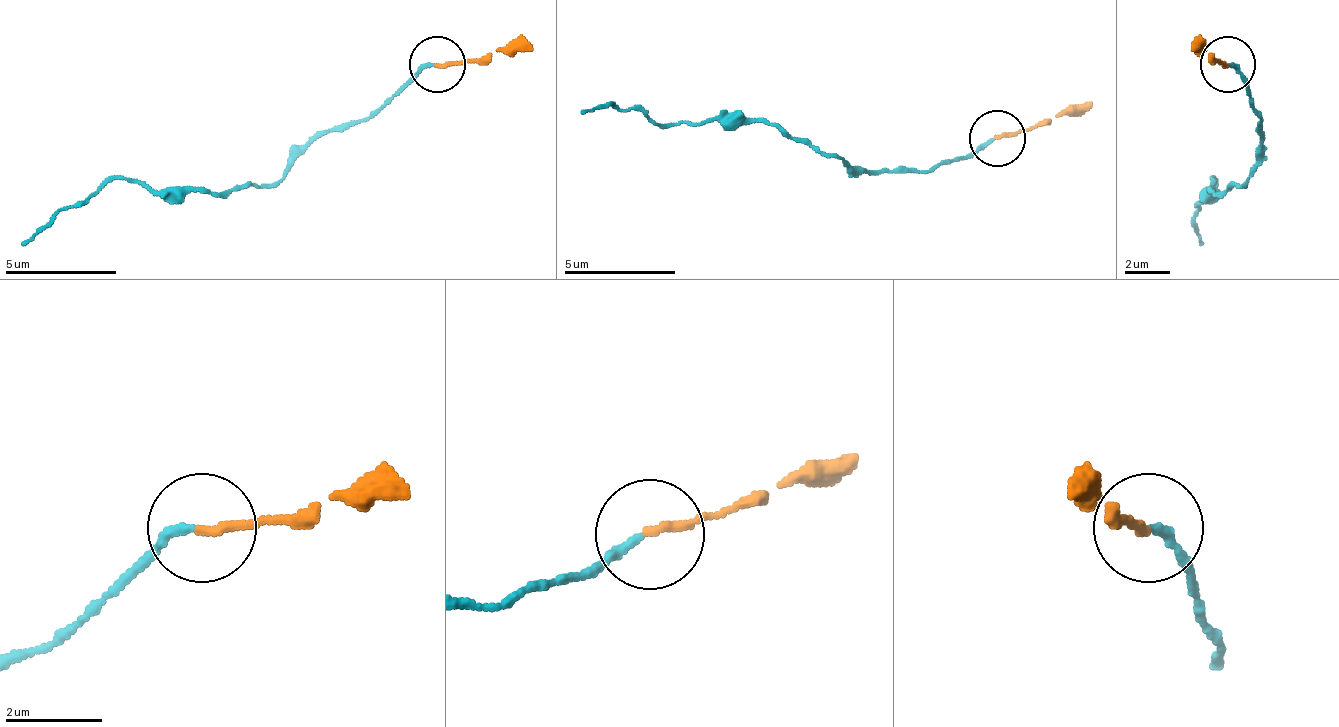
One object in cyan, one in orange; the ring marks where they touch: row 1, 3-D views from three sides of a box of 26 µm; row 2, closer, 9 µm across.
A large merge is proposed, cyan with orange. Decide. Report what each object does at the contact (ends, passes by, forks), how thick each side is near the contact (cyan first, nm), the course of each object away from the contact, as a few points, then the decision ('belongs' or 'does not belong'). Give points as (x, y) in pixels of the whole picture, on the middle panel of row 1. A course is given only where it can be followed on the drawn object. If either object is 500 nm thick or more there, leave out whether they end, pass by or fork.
cyan ends | orange ends | 180/190 nm | cyan via (995, 140), (923, 173), (884, 173), (850, 167), (772, 123), (661, 123), (616, 106), (583, 112) | orange via (995, 140), (1079, 112), (1090, 100) | belongs

